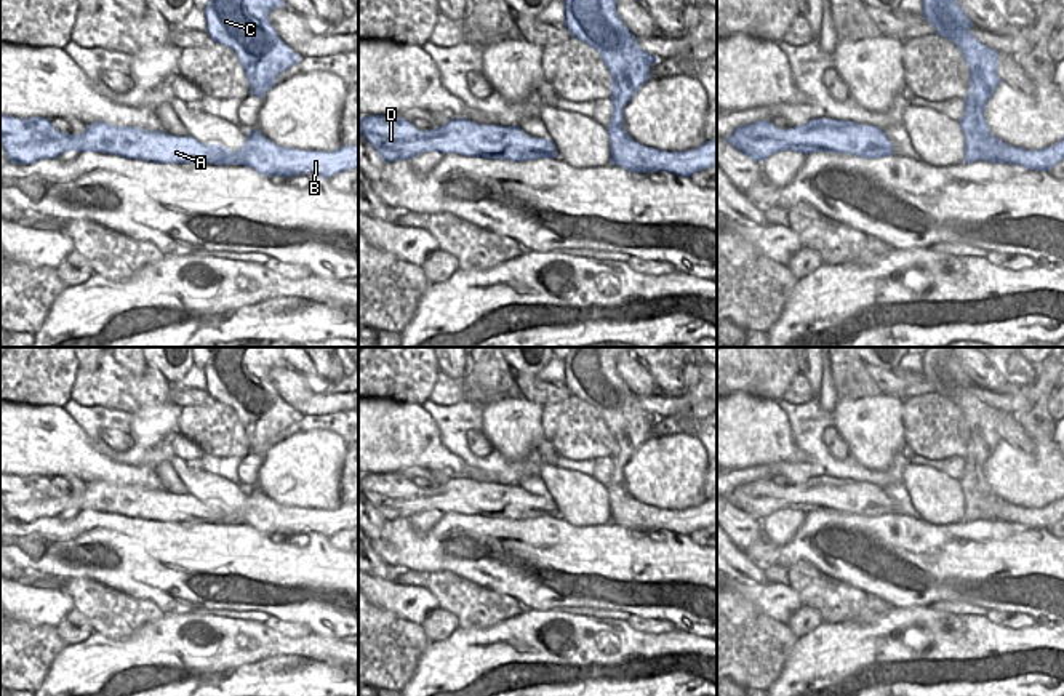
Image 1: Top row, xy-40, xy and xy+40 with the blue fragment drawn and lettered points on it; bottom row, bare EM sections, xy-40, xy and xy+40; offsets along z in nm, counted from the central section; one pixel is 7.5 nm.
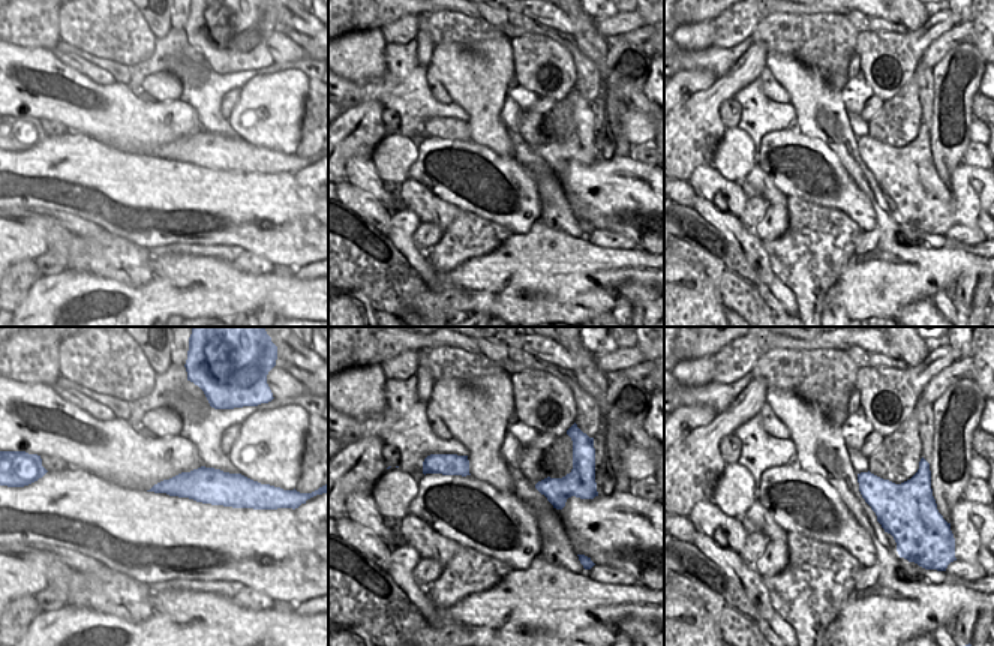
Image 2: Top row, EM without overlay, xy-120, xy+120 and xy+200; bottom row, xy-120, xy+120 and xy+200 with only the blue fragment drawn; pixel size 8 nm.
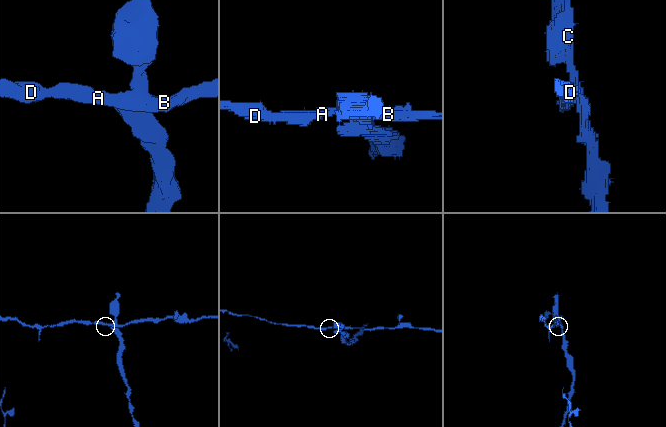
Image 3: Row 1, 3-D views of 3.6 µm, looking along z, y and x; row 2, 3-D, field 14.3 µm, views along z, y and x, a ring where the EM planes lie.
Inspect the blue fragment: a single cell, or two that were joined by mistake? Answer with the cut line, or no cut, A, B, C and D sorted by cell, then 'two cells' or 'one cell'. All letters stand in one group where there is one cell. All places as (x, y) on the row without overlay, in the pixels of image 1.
xy (621, 485), (612, 490), (610, 503) | A B D / C | two cells

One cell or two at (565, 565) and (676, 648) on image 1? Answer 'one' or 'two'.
two

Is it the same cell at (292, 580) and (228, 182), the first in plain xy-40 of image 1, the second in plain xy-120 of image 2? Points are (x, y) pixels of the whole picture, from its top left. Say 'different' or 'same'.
same

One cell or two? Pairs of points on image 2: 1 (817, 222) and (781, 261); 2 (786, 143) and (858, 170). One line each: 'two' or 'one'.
1: one
2: two

